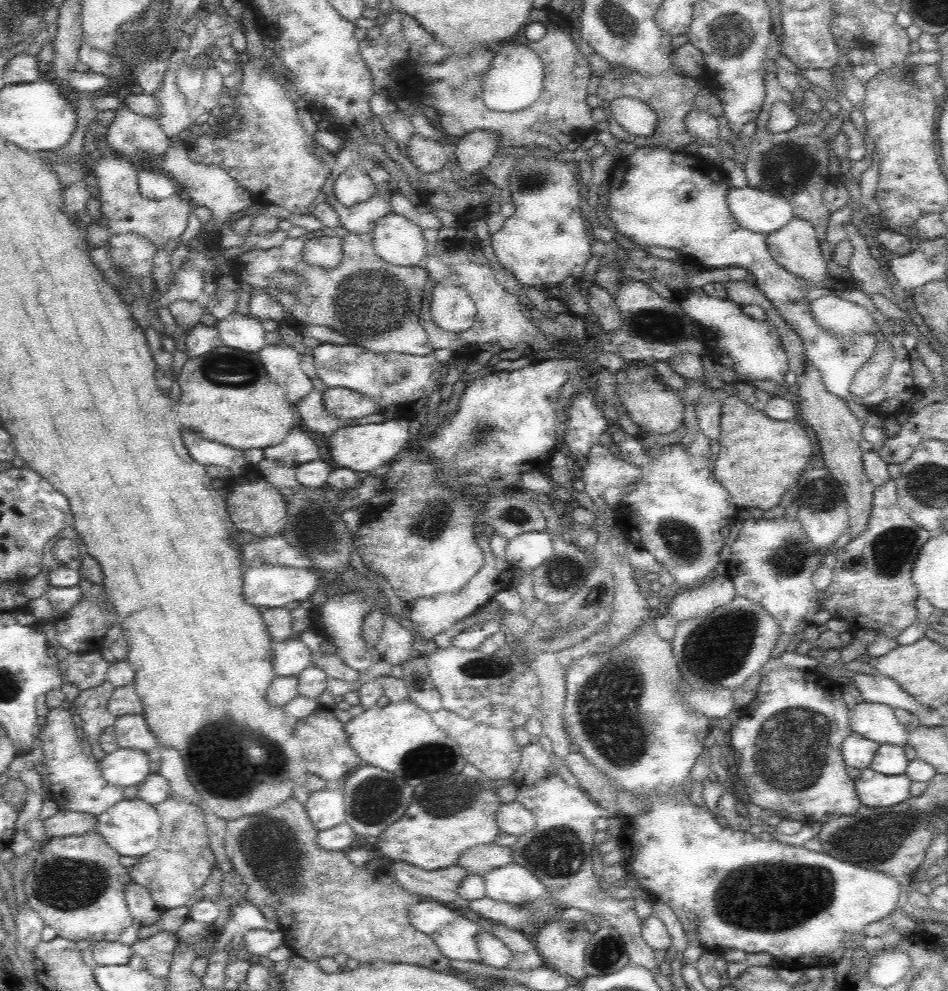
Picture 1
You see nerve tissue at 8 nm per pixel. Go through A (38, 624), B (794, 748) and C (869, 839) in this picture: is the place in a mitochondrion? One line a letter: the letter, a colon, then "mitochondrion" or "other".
A: other
B: mitochondrion
C: mitochondrion

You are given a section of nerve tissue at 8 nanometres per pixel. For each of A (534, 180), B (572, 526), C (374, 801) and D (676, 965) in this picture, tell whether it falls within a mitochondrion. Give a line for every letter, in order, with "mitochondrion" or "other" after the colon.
A: mitochondrion
B: other
C: mitochondrion
D: other

